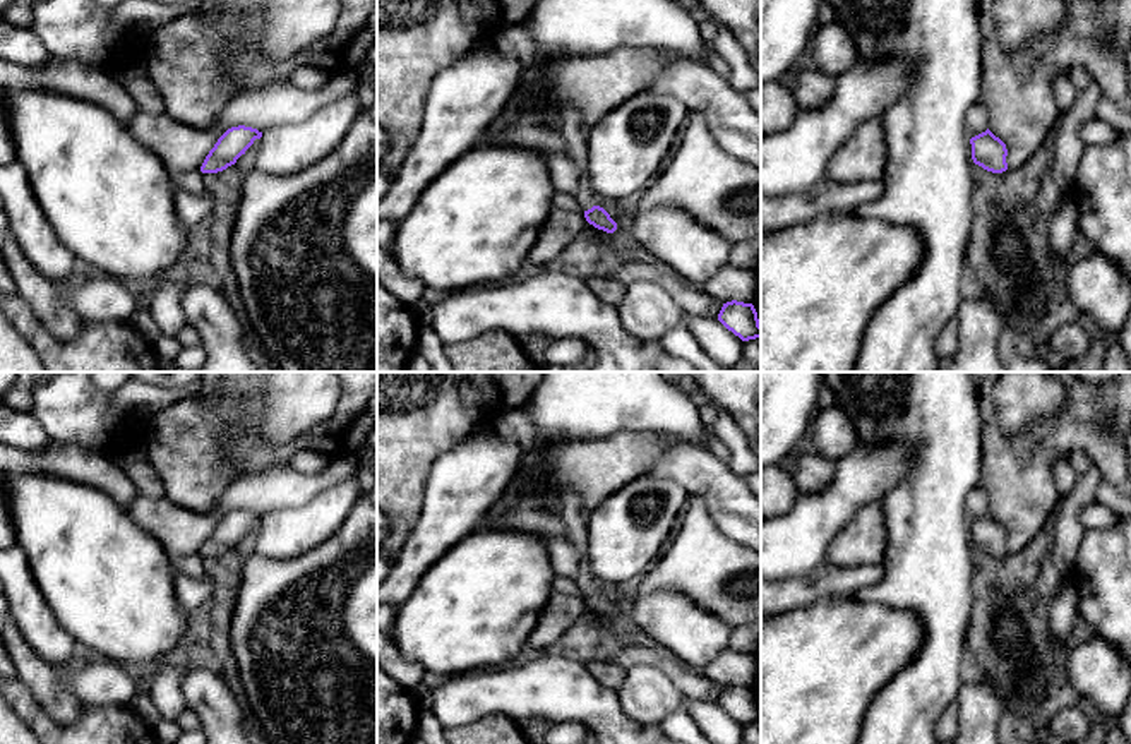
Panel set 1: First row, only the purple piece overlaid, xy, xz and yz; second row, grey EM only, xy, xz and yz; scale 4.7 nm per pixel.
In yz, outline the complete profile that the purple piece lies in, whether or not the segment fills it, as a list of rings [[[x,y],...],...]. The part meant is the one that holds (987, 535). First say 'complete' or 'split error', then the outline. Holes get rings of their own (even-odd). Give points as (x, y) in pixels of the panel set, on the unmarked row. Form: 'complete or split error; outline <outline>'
complete; outline [[[989,513],[970,523],[972,543],[975,549],[982,550],[992,557],[1002,557],[1008,554],[1006,528],[996,521]]]

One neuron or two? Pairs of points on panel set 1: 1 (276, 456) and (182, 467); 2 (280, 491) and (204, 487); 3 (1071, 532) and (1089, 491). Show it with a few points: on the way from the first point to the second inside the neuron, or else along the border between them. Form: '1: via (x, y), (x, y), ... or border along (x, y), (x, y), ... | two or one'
1: via (252, 456), (206, 456) | one
2: border along (261, 470), (239, 475), (213, 510), (191, 511) | two
3: via (1071, 522), (1071, 508), (1078, 501) | one

